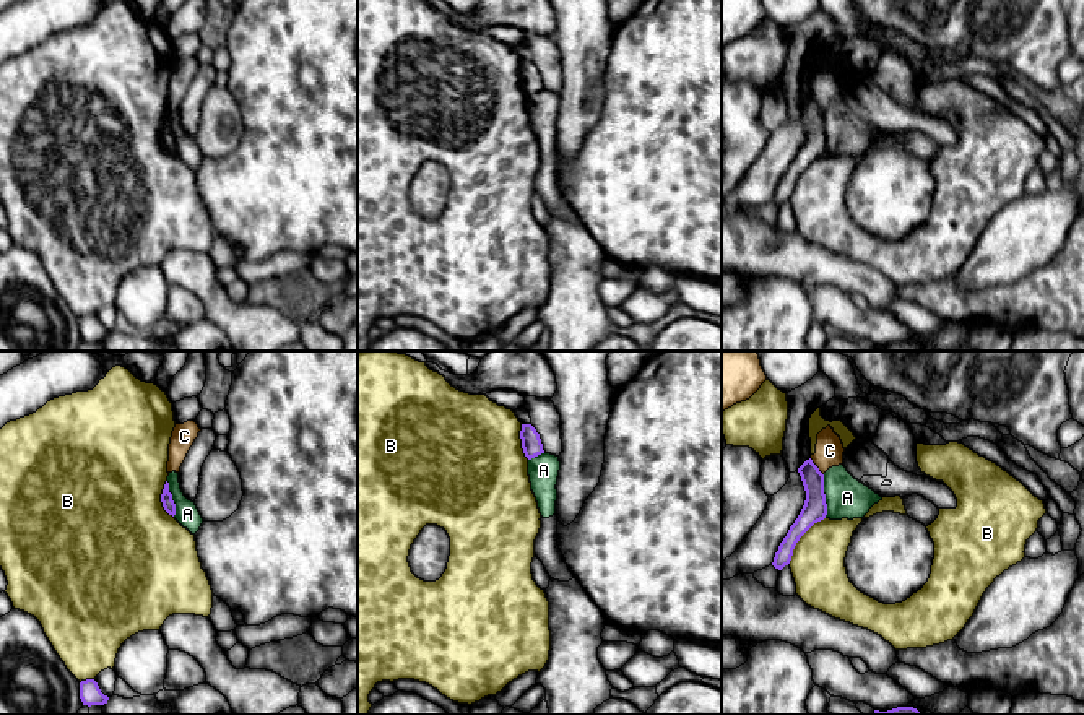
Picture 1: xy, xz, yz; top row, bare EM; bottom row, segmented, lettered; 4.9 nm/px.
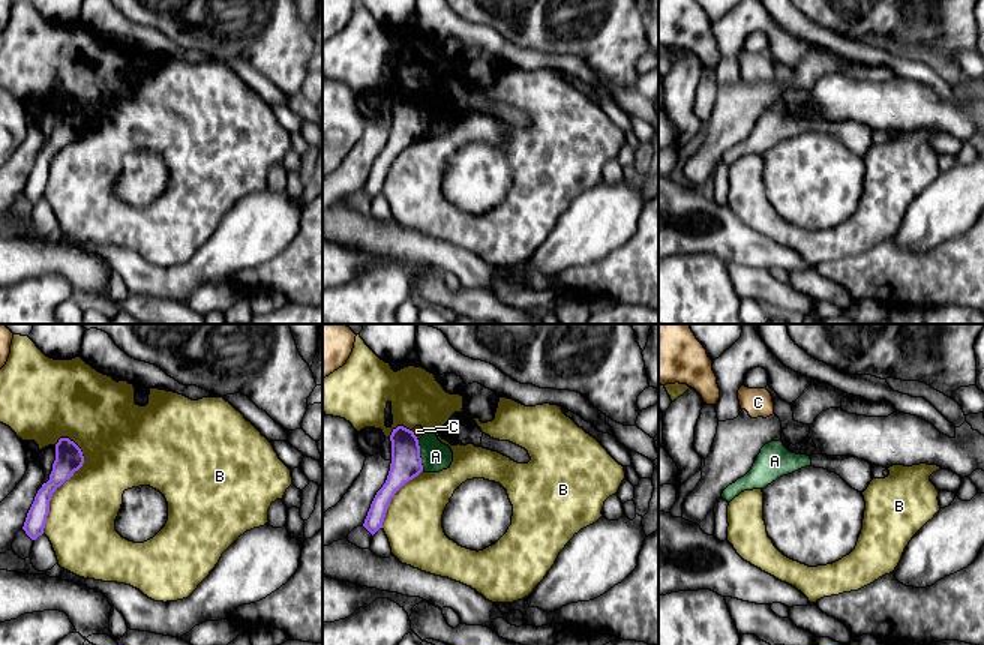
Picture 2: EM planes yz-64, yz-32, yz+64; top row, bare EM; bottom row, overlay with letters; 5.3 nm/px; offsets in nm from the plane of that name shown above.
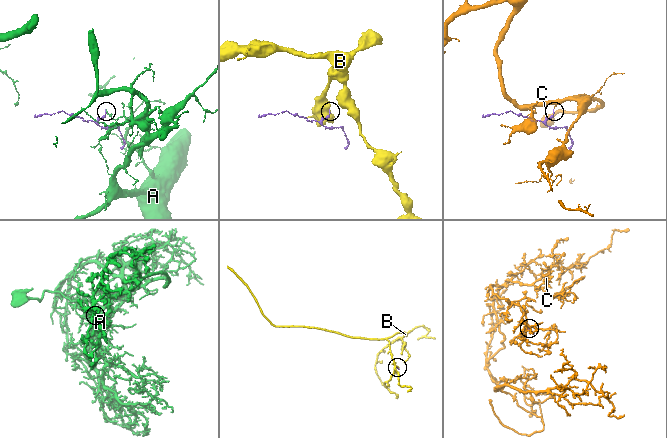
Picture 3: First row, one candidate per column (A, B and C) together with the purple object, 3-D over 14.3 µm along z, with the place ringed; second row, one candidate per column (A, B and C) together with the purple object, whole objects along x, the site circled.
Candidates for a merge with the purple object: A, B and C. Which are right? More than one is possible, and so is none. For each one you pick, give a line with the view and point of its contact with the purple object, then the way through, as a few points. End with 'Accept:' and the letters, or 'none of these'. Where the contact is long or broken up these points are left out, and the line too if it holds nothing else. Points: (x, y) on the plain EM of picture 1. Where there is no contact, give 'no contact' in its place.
Accept: none of these

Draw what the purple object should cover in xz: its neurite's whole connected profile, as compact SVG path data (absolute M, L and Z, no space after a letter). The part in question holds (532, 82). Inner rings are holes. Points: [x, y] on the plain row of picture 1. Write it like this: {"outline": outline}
{"outline": "M522 60L520 75L523 89L528 96L544 89L540 70L531 60Z"}

